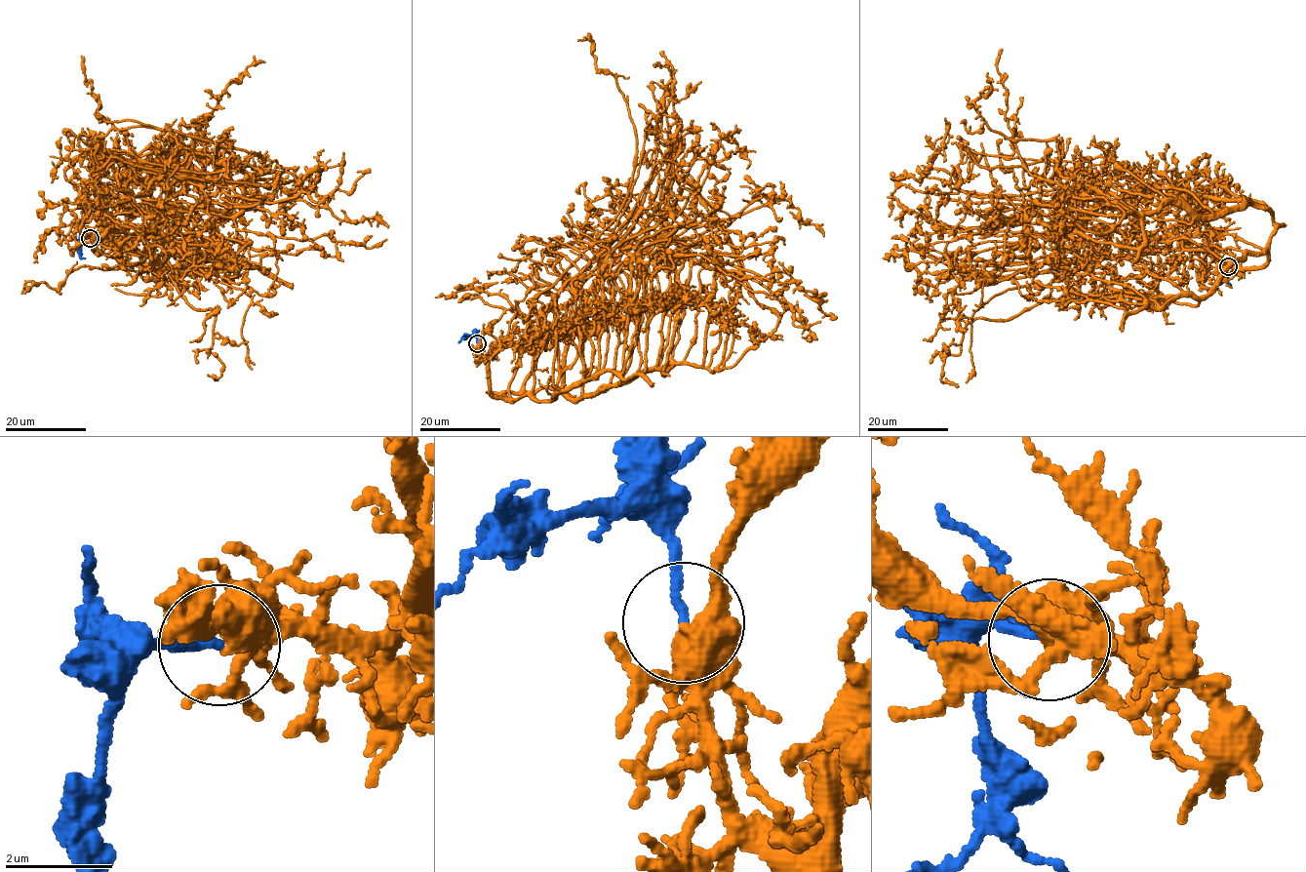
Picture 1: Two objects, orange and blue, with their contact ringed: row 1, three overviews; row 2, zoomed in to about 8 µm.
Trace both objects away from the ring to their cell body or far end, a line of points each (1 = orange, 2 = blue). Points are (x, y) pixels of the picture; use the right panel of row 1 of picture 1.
1: (1228, 266), (1267, 260), (1267, 209), (1171, 201), (1100, 233), (1043, 205), (1026, 220), (982, 152), (958, 169)
2: (1228, 266), (1223, 266), (1224, 281), (1218, 284)

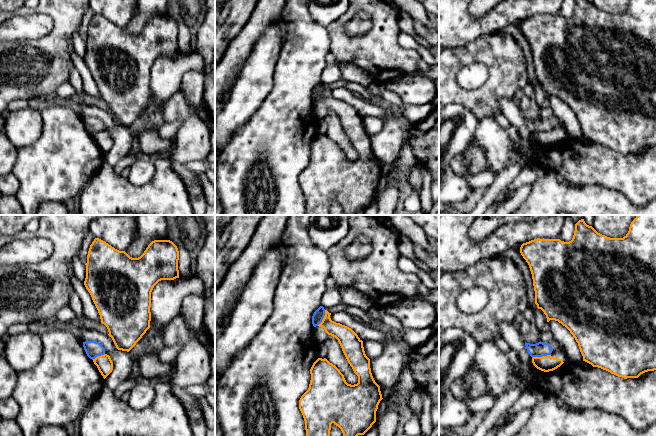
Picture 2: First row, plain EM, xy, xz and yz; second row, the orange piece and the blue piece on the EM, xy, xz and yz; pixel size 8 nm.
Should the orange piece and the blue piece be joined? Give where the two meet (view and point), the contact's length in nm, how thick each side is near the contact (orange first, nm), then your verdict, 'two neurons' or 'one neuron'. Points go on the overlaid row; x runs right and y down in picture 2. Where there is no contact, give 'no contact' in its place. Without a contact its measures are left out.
meets orange in yz at (540, 357); contact 150 nm long; 130 nm thick on the orange side, 120 nm on the other; two neurons

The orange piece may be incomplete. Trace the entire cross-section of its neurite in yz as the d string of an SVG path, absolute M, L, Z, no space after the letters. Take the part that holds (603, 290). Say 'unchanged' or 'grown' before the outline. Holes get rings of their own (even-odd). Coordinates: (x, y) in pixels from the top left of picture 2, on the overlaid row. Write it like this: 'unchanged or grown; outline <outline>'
unchanged; outline M637 215L623 238L610 238L598 233L584 219L575 224L571 241L560 239L534 239L523 243L520 253L529 265L535 291L535 304L546 315L547 322L555 320L565 326L578 343L583 361L624 379L638 378L641 374L656 370L656 215Z

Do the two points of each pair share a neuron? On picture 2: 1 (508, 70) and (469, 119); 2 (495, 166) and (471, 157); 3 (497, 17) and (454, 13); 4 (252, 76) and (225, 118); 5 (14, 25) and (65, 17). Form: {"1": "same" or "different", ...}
{"1": "different", "2": "different", "3": "same", "4": "same", "5": "different"}

